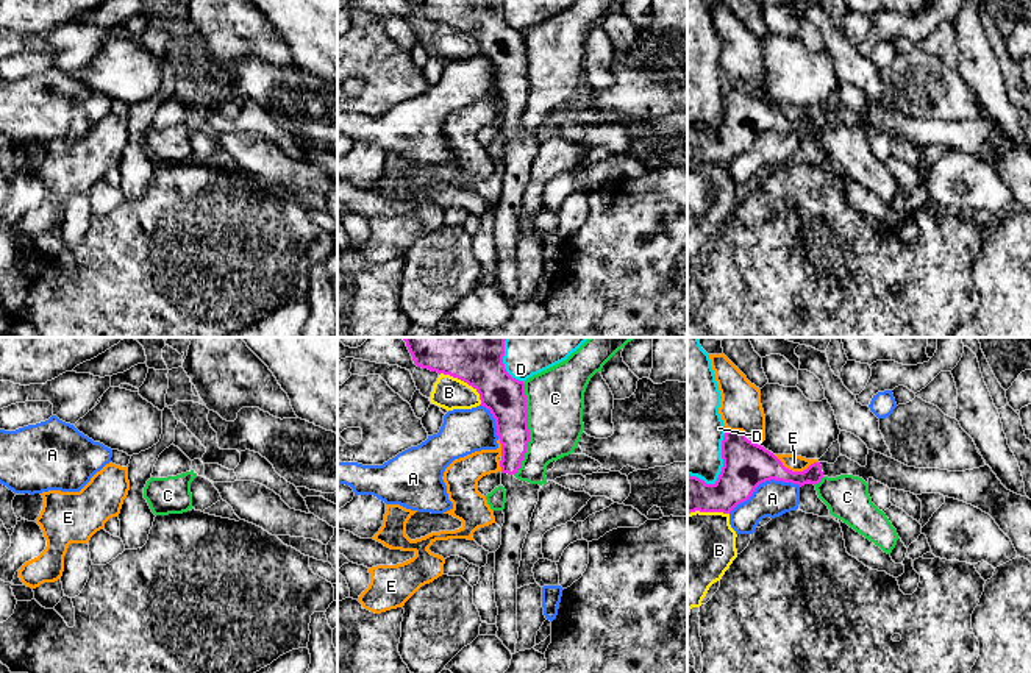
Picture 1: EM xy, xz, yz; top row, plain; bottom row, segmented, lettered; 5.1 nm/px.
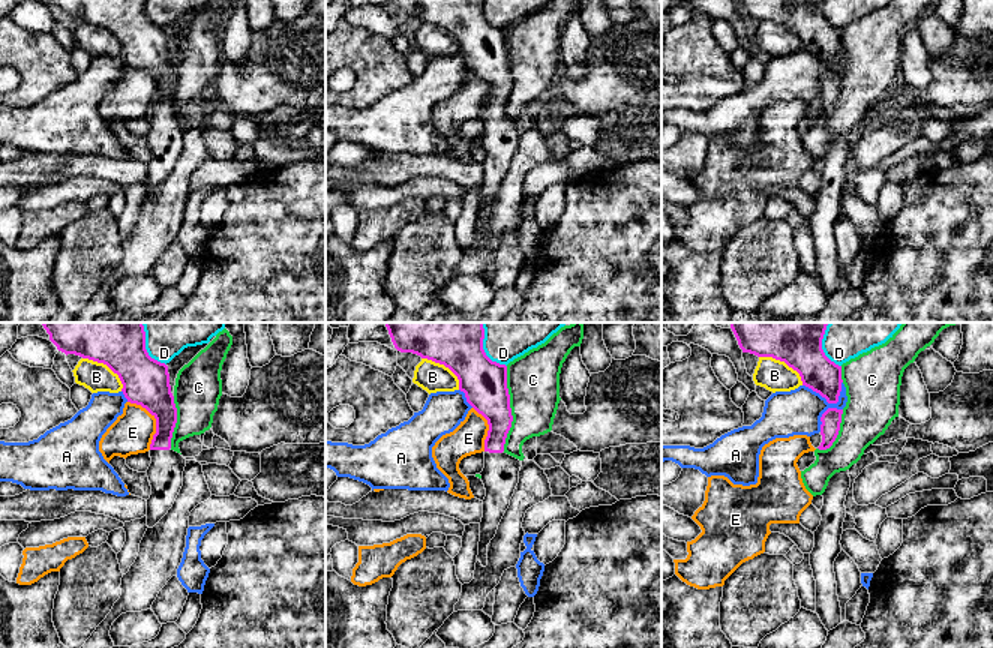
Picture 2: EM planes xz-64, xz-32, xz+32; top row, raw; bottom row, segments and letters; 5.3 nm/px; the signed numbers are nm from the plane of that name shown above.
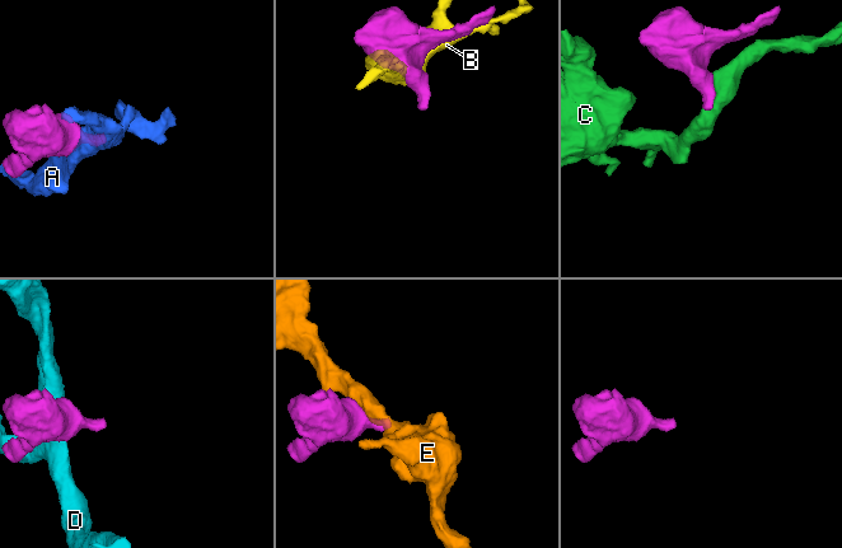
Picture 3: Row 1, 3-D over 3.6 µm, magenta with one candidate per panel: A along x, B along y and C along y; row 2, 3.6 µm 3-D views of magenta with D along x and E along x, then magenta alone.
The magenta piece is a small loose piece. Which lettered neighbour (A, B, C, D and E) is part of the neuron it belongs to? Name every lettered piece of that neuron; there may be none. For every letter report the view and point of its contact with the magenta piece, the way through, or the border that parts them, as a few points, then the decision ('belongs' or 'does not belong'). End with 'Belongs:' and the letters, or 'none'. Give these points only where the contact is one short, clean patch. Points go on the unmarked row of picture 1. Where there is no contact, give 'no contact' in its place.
A: yz (763, 131) | along yz (800, 136), (791, 131), (766, 130), (728, 163) | does not belong
B: xz (464, 32) | does not belong
C: xz (528, 80) | along xz (525, 33), (528, 97), (520, 117), (513, 124) | does not belong
D: yz (722, 119) | does not belong
E: yz (795, 122) | does not belong
Belongs: none

